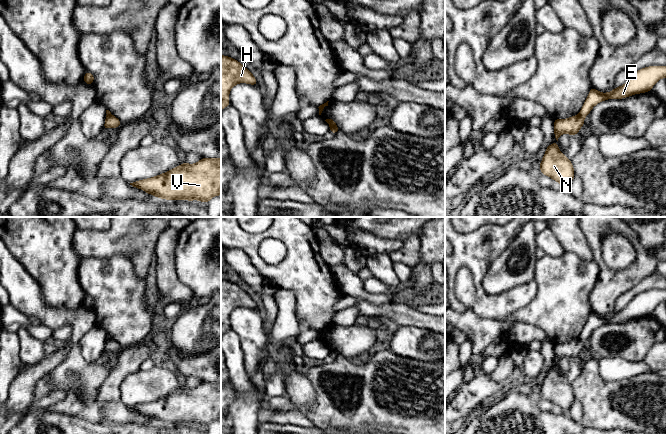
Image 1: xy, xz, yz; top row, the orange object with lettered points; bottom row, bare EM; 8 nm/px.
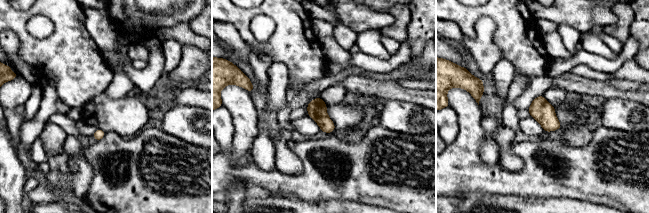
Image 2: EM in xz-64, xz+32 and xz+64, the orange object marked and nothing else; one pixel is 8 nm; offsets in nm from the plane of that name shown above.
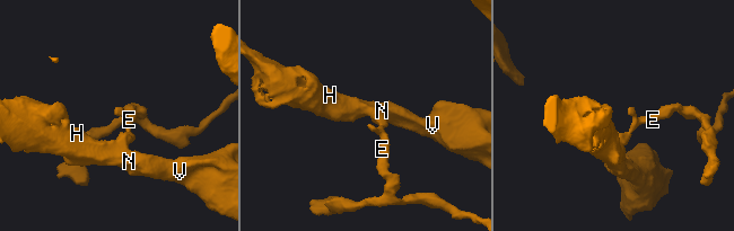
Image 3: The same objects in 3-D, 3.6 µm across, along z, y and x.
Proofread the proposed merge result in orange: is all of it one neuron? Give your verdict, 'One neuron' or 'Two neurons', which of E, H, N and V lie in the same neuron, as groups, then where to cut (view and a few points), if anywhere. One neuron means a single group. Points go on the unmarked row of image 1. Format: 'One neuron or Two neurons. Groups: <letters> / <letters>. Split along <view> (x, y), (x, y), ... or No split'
Two neurons. Groups: E / H N V. Split along yz (579, 338), (583, 342)

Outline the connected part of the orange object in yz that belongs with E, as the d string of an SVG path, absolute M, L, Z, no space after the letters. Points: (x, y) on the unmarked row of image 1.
M655 289L638 294L623 310L615 311L611 316L601 317L592 310L579 339L586 341L591 333L601 325L621 323L651 315L655 307L664 301L666 302L666 290Z

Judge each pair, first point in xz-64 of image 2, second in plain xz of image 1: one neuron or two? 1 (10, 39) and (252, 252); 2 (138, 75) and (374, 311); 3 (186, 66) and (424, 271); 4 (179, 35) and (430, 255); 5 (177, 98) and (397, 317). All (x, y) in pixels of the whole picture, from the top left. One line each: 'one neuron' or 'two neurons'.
1: two neurons
2: two neurons
3: one neuron
4: two neurons
5: one neuron

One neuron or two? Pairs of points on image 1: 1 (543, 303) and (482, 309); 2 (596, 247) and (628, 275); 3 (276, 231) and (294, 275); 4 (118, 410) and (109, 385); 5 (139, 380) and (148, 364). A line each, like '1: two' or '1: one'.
1: two
2: one
3: one
4: two
5: two

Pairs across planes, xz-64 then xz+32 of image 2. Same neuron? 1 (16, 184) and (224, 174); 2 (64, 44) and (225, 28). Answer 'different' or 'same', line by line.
1: different
2: different

